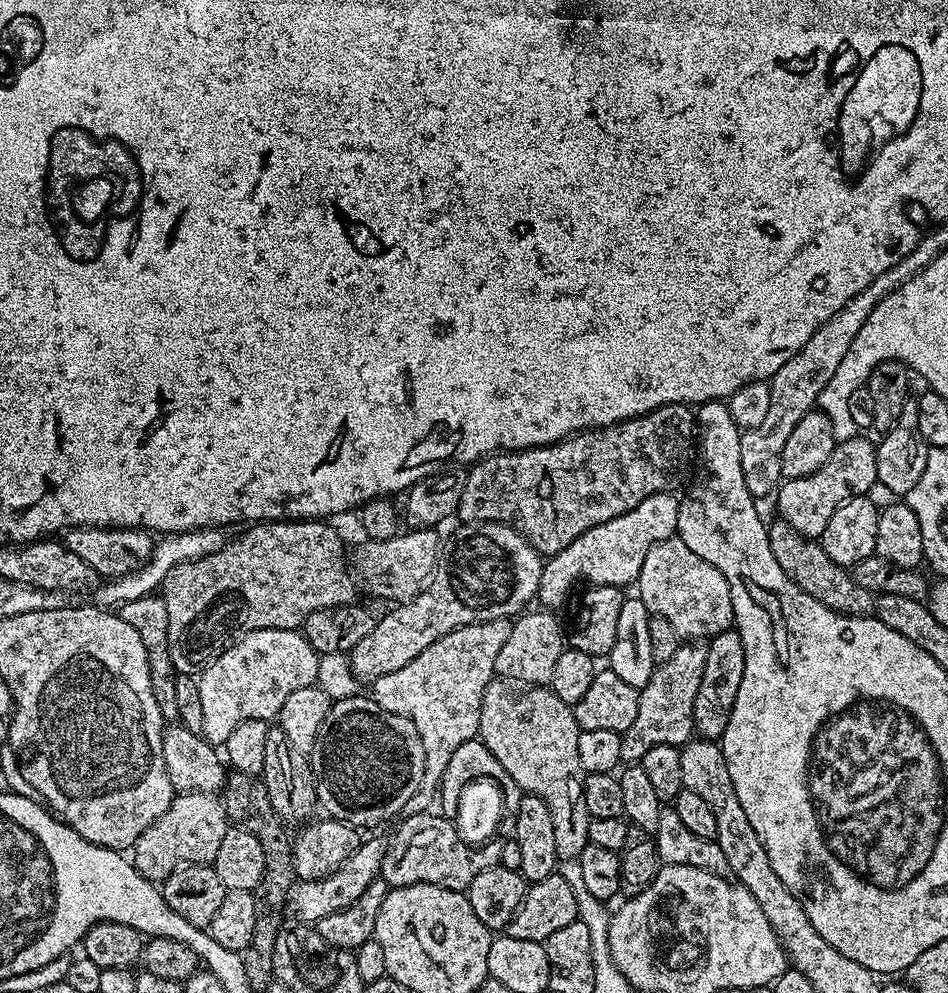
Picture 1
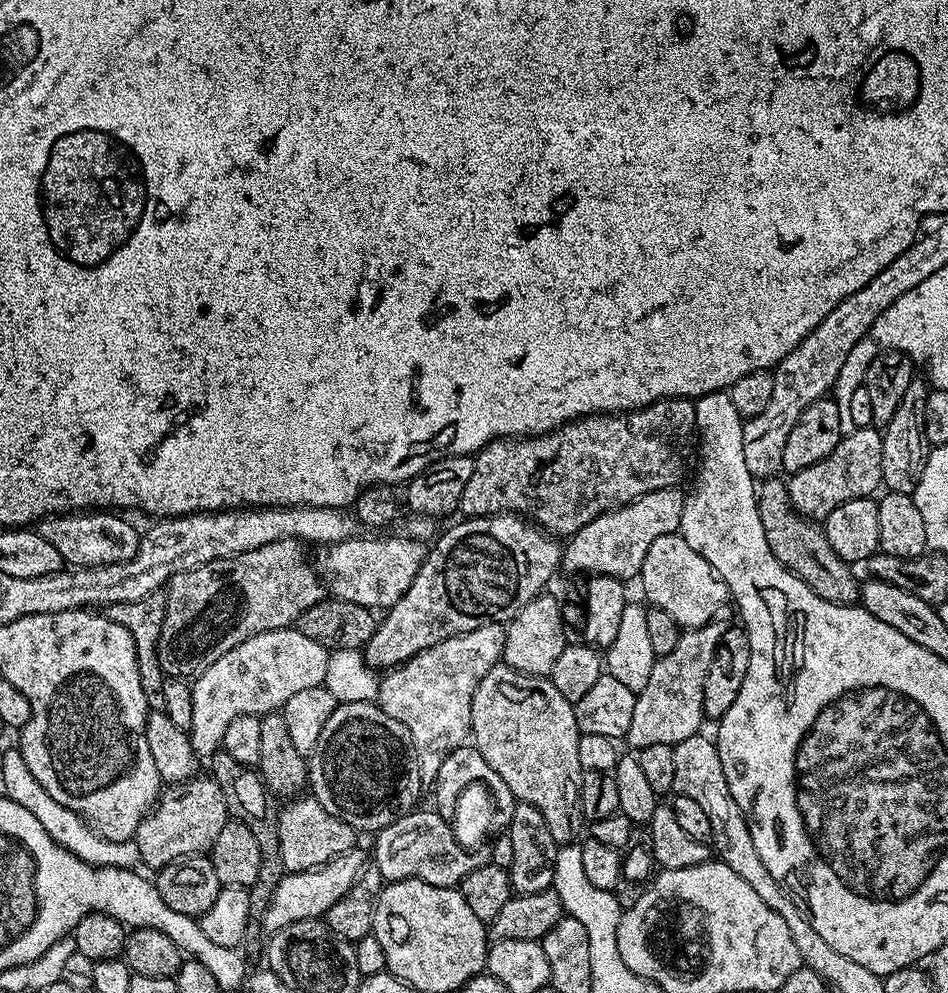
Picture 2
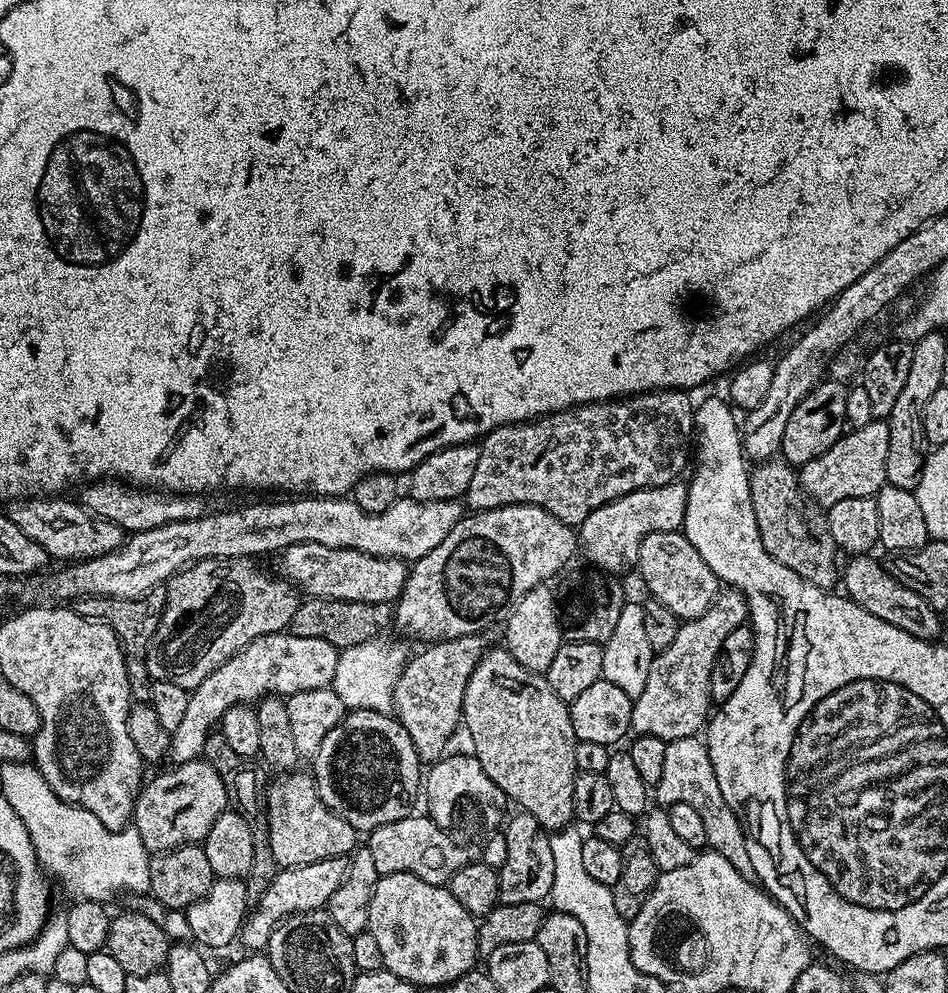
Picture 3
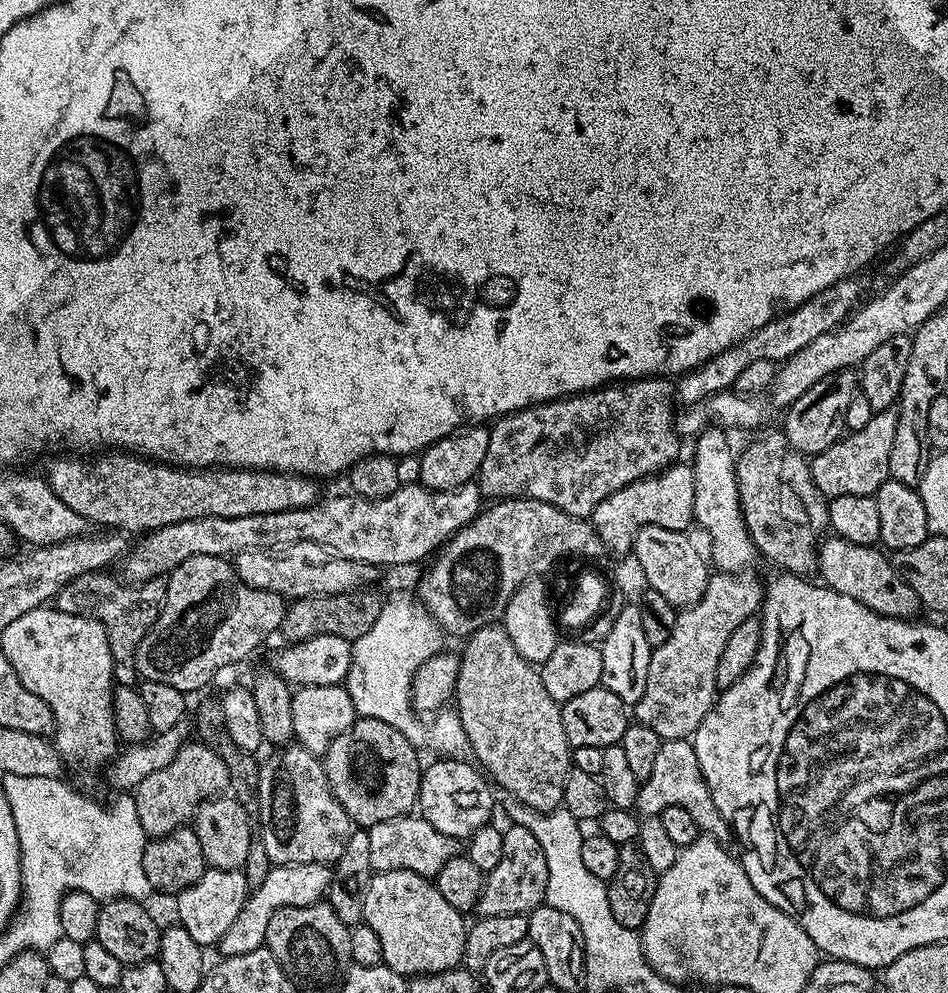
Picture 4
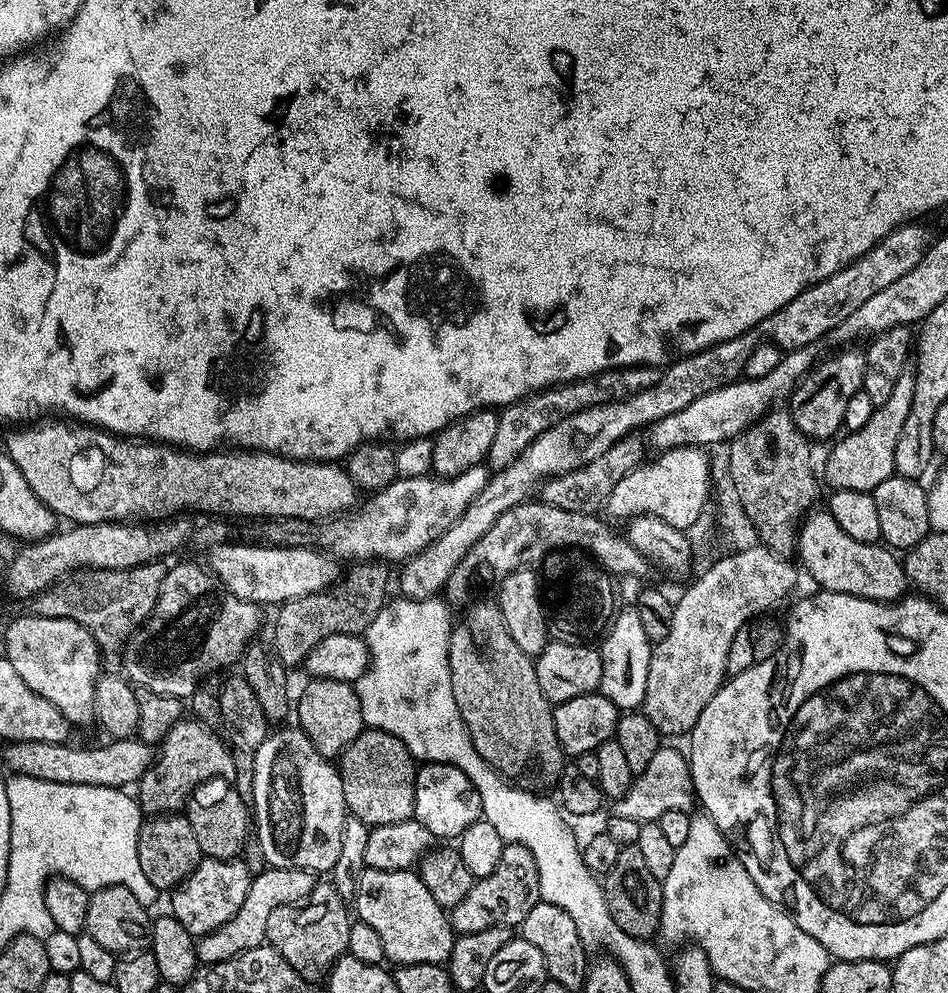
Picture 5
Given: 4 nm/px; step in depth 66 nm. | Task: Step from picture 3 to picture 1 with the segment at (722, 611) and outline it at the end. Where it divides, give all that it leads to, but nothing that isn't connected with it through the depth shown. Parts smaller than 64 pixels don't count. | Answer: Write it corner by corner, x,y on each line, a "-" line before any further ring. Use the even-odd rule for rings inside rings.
700,642
681,643
680,649
676,651
667,662
655,665
650,674
650,682
646,682
644,688
639,689
638,718
634,718
630,730
622,734
621,761
625,765
635,765
654,746
666,746
675,744
683,746
693,739
696,723
694,722
694,698
698,698
698,685
702,682
702,670
706,670
707,647

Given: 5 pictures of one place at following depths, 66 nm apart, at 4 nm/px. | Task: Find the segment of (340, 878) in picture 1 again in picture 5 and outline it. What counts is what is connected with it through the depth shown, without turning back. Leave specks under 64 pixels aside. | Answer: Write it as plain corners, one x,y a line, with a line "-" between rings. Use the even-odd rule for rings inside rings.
265,867
263,872
253,875
250,890
246,890
246,899
242,901
238,914
234,914
234,918
230,918
226,926
218,926
218,930
196,940
197,961
204,966
221,964
246,950
261,947
265,943
264,927
266,918
270,918
270,910
278,910
278,906
298,904
307,900
317,882
318,876
315,872
297,868

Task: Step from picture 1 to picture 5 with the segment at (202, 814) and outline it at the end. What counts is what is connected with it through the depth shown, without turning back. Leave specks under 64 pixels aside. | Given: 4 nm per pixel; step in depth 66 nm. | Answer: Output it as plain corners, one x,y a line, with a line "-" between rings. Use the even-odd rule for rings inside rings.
181,718
164,736
158,748
158,755
153,759
152,765
146,770
146,774
138,781
138,801
140,809
149,817
155,818
161,814
176,814
187,805
192,791
202,782
222,778
232,782
235,778
236,756
222,741
217,733
200,723
195,718

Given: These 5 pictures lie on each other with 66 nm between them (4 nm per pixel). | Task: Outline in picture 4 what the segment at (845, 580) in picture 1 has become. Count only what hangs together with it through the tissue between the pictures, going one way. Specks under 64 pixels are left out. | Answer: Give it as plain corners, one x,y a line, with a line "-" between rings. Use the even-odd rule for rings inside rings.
776,430
769,436
760,436
757,440
752,440
744,449
739,449
736,456
736,485
738,486
738,494
740,495
740,509
744,515
744,521
748,527
748,533
752,539
752,545
756,547
757,553
761,557
765,556
772,564
777,564
777,569
783,570
785,573
802,576
805,578
811,577
817,571
816,553
820,547
822,537
829,531
828,526
828,500
818,490
818,486
814,486
814,478
809,461
798,450
794,450
794,446
790,446
790,442
785,438
783,431

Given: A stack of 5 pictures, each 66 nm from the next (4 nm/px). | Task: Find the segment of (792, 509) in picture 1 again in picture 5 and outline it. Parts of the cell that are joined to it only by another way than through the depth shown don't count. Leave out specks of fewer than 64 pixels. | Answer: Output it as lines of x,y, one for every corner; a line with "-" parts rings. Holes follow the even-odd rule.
906,370
902,378
898,378
890,398
876,405
874,414
870,414
870,422
866,422
862,430
841,435
831,445
832,453
828,456
828,465
825,466
824,472
822,468
822,476
825,481
828,479
832,483
833,489
862,490
871,493
878,486
878,482
886,482
886,478
895,473
894,450
898,447
898,437
901,436
902,426
910,414
910,402
914,402
915,377
915,371

